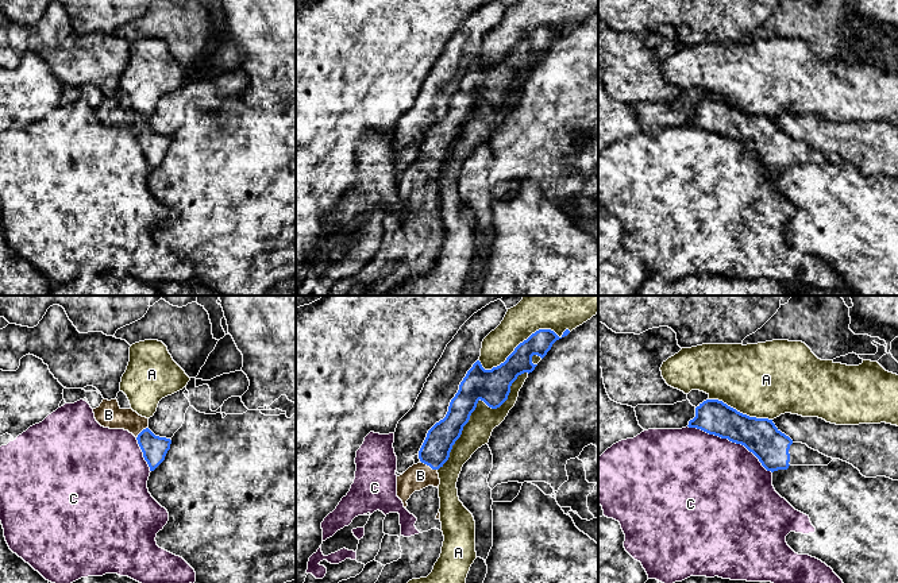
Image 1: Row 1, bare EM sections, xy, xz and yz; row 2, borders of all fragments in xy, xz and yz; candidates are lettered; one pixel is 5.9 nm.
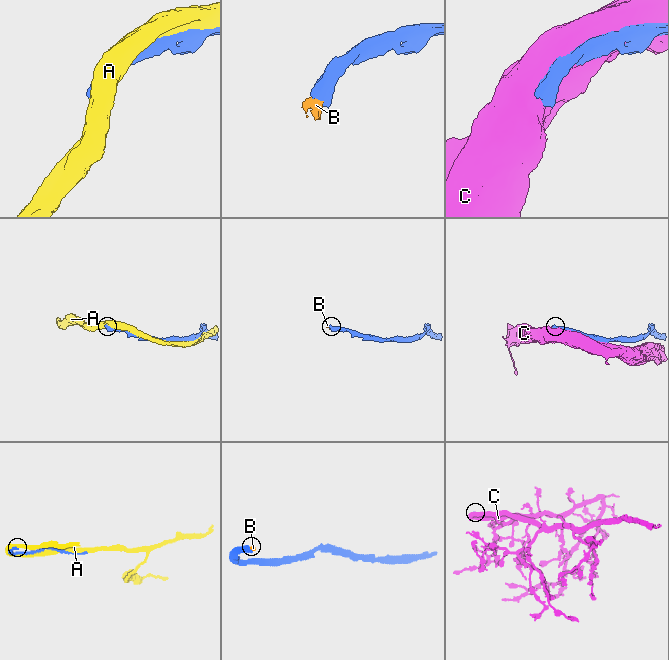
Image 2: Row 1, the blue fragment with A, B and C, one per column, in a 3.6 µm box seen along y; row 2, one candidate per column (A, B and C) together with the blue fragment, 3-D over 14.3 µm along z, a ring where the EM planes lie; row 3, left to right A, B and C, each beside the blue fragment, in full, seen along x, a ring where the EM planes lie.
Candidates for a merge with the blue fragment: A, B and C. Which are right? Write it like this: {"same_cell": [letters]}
{"same_cell": ["B"]}

